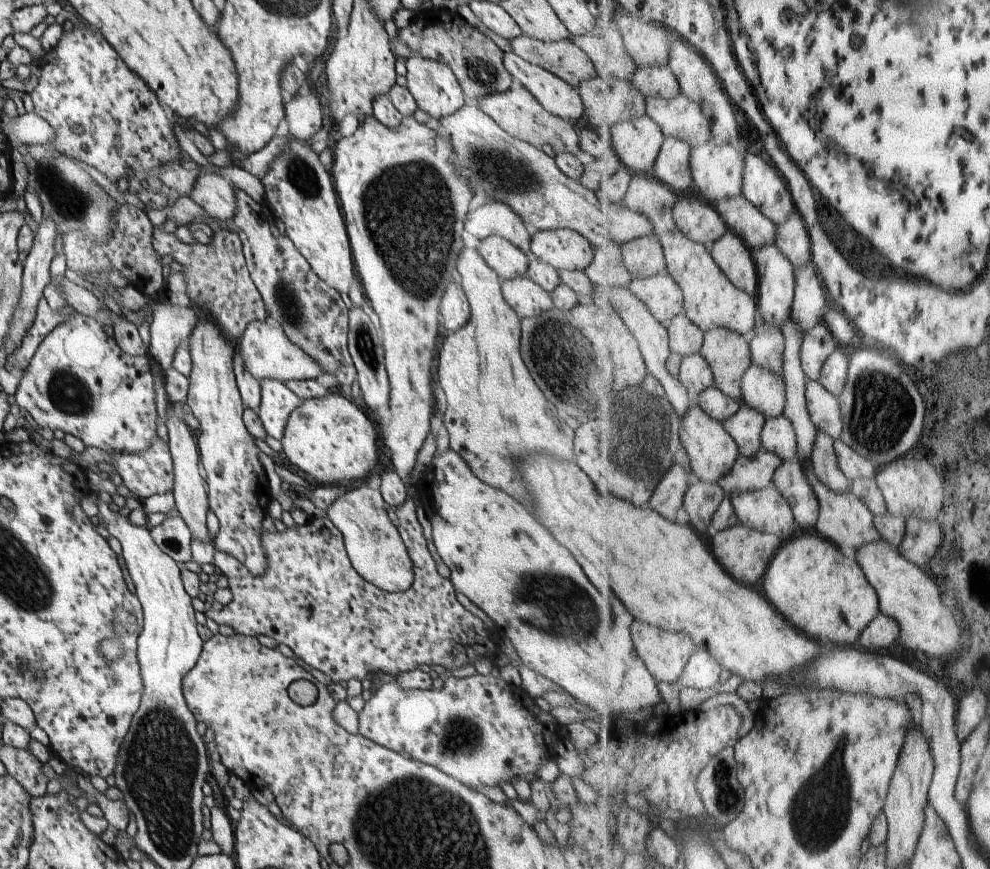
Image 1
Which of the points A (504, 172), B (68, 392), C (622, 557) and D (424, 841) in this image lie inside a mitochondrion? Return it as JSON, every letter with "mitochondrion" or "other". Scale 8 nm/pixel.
{"A":"mitochondrion","B":"mitochondrion","C":"other","D":"mitochondrion"}

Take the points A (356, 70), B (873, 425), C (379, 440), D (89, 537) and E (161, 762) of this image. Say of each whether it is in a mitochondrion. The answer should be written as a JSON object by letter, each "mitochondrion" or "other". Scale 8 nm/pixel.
{"A":"other","B":"mitochondrion","C":"other","D":"other","E":"mitochondrion"}

